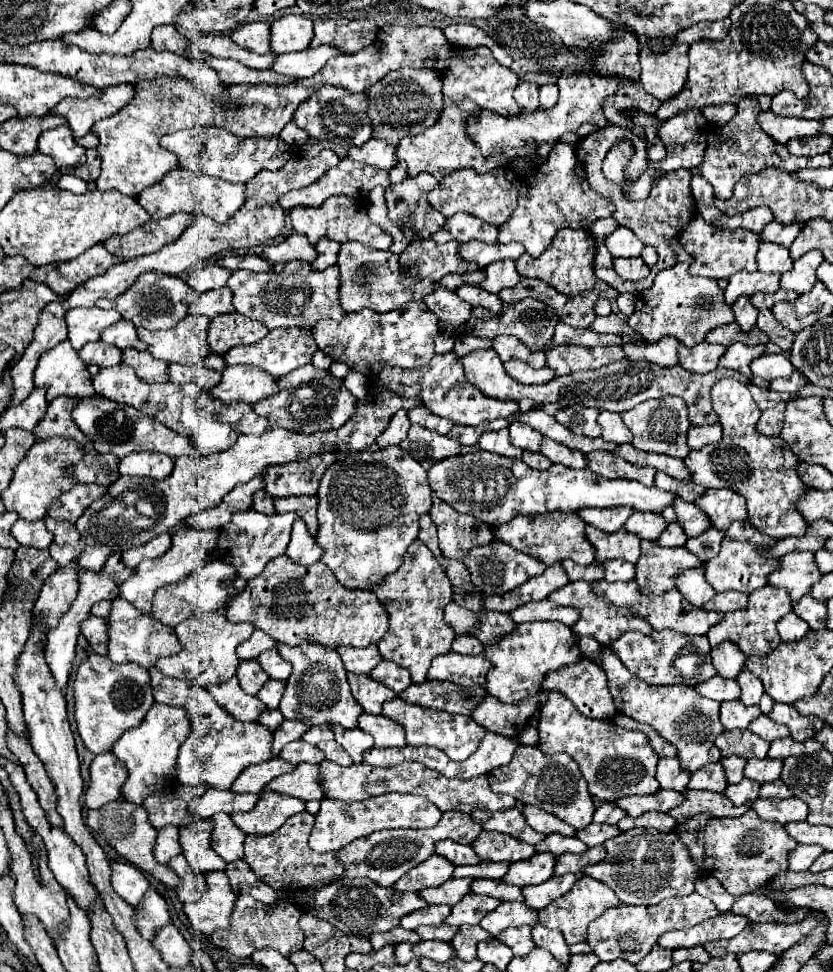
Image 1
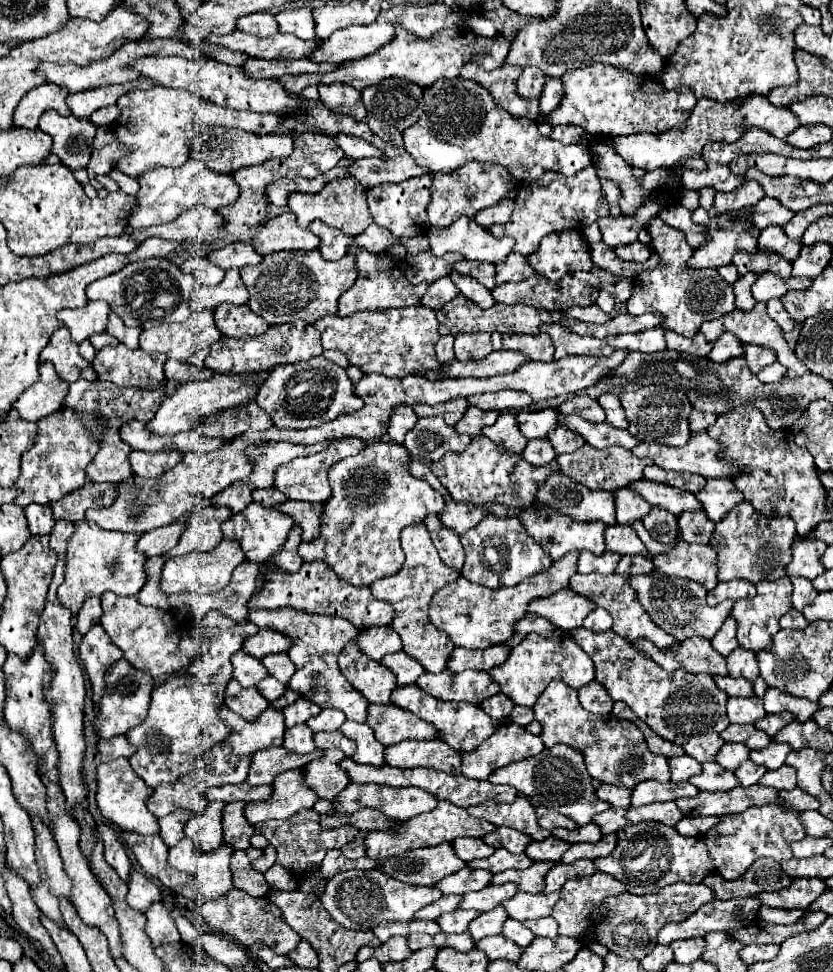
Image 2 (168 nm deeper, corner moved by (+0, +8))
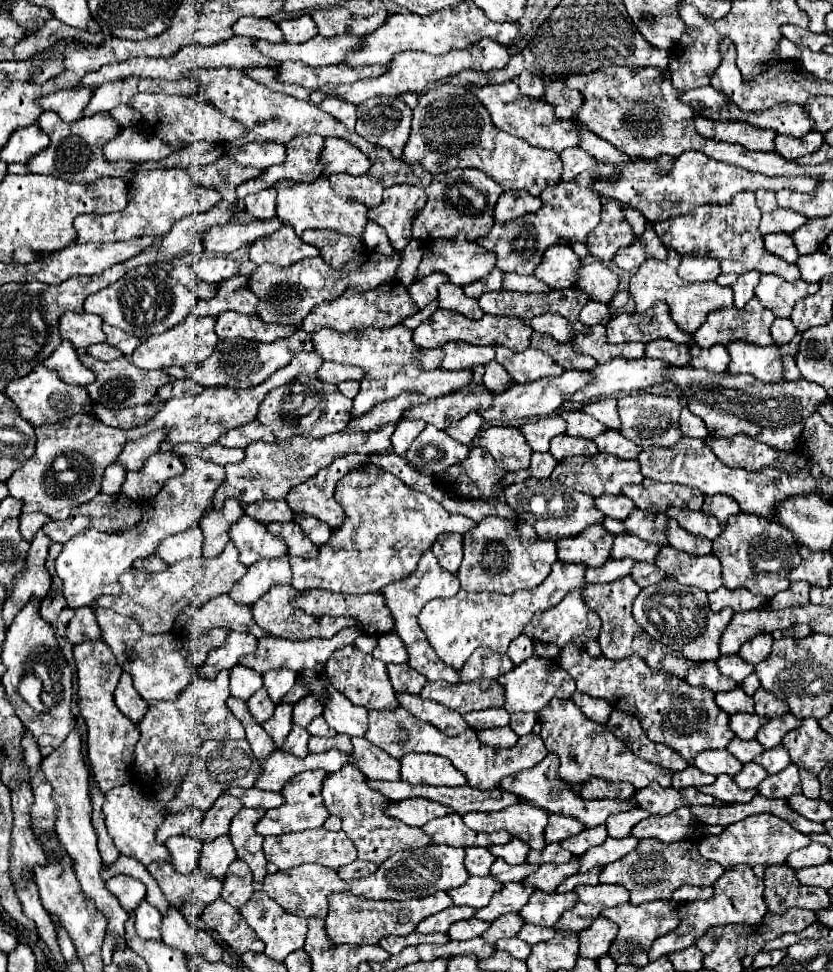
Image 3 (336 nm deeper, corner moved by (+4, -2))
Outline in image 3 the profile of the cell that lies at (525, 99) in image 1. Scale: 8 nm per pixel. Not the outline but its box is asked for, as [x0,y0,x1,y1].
[517,72,545,98]

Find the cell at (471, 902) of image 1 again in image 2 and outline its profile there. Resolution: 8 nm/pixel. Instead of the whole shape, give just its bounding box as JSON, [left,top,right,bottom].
[459,882,517,912]

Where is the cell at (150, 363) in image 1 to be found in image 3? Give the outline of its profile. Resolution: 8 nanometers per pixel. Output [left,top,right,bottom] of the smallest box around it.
[81,354,171,408]

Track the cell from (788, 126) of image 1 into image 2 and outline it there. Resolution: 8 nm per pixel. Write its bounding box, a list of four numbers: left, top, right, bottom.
[611,96,799,172]

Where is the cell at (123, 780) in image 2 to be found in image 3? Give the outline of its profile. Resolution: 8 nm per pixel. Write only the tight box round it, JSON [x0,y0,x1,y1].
[103,782,171,866]

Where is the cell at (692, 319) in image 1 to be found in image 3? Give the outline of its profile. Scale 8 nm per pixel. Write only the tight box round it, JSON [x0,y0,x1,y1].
[629,246,733,334]

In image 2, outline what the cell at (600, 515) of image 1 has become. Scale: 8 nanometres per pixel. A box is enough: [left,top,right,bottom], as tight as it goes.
[537,472,617,526]

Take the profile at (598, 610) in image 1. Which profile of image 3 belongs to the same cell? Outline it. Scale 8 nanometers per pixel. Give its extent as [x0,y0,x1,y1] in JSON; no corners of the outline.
[581,576,695,678]

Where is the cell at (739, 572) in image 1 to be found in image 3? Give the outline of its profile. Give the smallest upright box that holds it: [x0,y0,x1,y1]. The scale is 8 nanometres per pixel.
[713,512,801,598]

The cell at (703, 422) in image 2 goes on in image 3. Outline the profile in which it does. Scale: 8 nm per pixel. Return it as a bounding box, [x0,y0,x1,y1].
[679,408,709,440]

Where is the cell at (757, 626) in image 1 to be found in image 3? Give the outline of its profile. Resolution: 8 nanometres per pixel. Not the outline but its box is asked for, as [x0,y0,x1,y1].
[739,634,773,664]

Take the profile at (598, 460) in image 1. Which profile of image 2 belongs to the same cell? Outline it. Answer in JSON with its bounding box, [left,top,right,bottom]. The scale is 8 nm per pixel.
[557,444,651,492]

